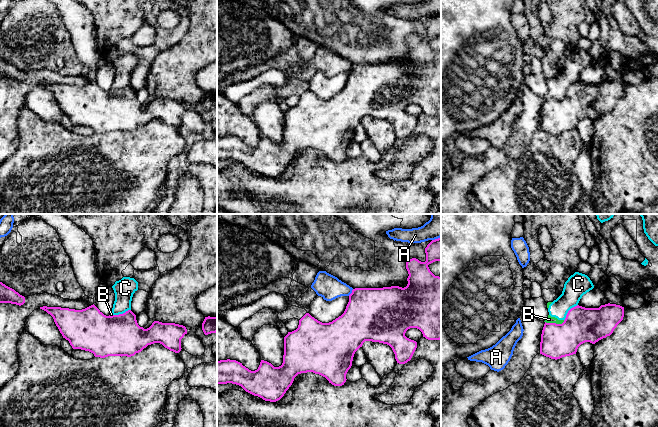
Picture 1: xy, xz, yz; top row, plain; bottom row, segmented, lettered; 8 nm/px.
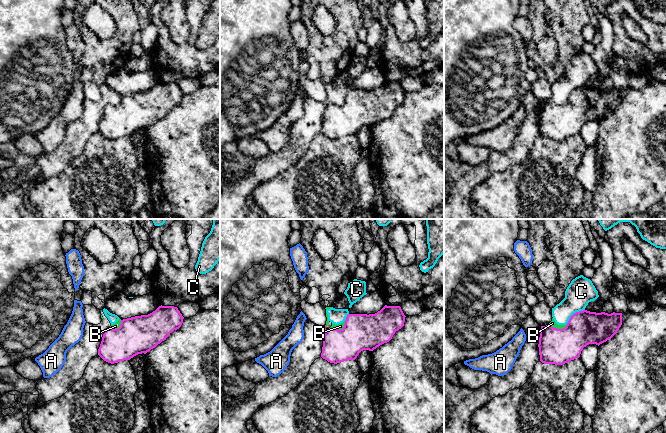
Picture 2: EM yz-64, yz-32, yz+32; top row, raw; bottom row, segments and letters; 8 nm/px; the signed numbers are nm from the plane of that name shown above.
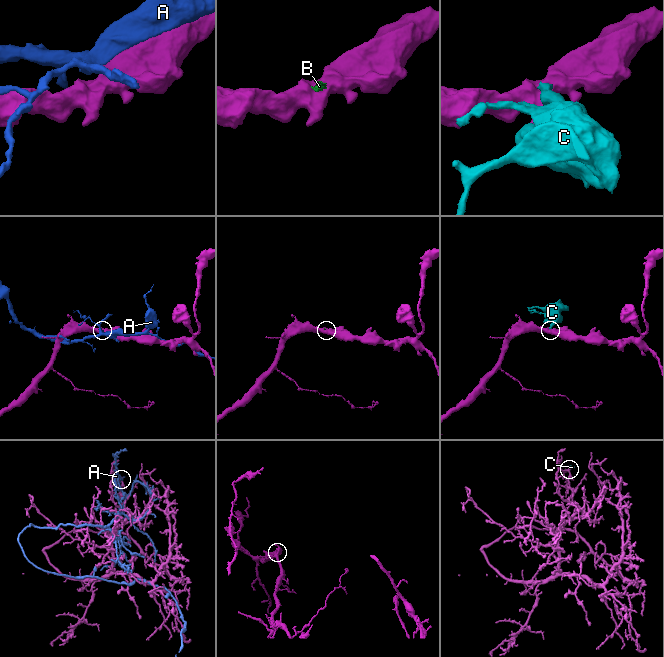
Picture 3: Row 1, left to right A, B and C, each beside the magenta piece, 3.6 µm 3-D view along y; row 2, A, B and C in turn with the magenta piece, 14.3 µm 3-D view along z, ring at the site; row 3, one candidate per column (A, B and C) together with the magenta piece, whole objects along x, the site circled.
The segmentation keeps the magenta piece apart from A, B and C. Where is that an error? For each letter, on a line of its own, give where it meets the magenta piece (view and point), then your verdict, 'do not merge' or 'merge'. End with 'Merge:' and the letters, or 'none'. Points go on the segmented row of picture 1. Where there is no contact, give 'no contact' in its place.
A: xz (352, 292) | do not merge
B: yz (554, 323) | do not merge
C: yz (568, 311) | do not merge
Merge: none

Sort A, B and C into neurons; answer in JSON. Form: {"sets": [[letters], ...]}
{"sets": [["A"], ["B", "C"]]}

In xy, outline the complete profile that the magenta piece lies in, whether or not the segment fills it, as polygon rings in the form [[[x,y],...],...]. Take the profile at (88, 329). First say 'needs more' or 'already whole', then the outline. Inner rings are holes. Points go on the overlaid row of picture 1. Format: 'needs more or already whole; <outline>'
already whole; [[[94,304],[82,310],[47,306],[40,309],[53,317],[63,338],[73,349],[89,351],[100,358],[131,357],[154,343],[179,353],[181,339],[187,334],[183,325],[159,321],[144,329],[138,325],[131,310],[106,316]]]

